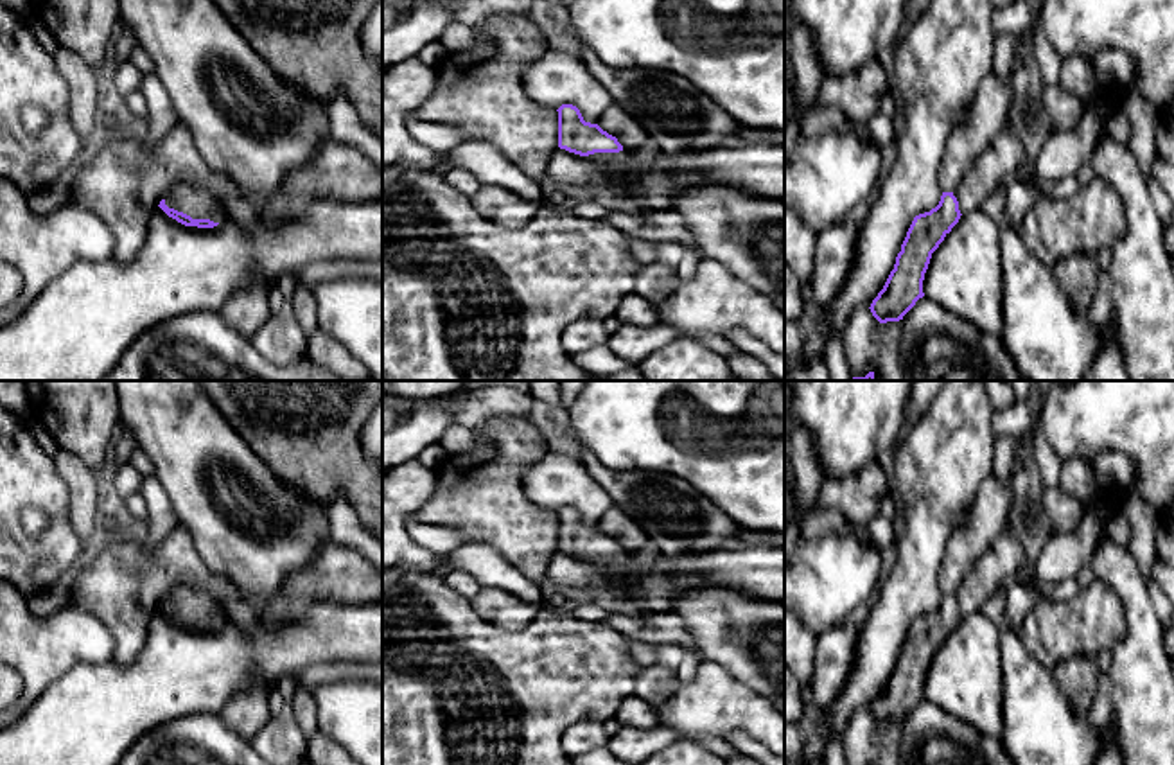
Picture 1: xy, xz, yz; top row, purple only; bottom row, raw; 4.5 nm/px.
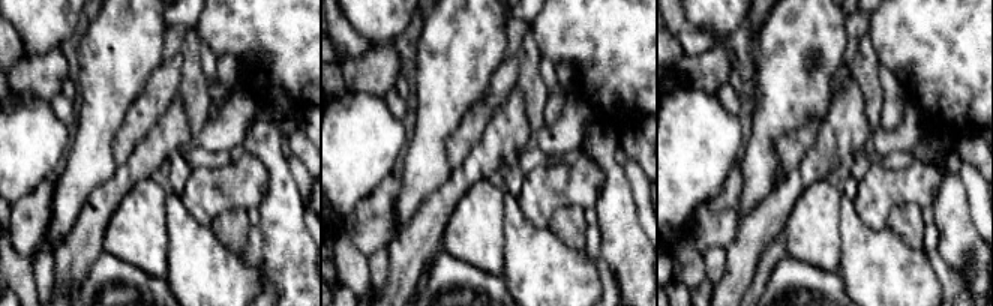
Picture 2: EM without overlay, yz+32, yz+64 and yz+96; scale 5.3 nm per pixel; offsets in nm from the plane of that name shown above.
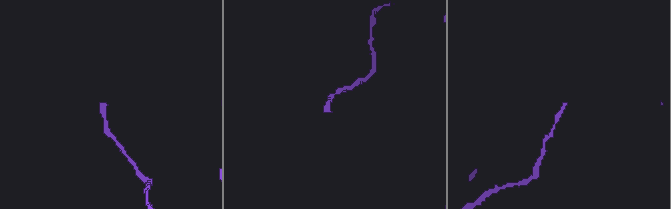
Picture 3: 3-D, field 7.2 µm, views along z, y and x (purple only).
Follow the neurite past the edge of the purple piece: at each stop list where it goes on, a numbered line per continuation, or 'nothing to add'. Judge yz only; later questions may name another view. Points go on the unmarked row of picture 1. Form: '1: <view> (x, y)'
1: yz (1006, 555)

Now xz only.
1: xz (613, 562)

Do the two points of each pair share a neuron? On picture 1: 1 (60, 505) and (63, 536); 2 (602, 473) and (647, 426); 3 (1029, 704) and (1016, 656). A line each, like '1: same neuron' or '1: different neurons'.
1: same neuron
2: different neurons
3: same neuron

